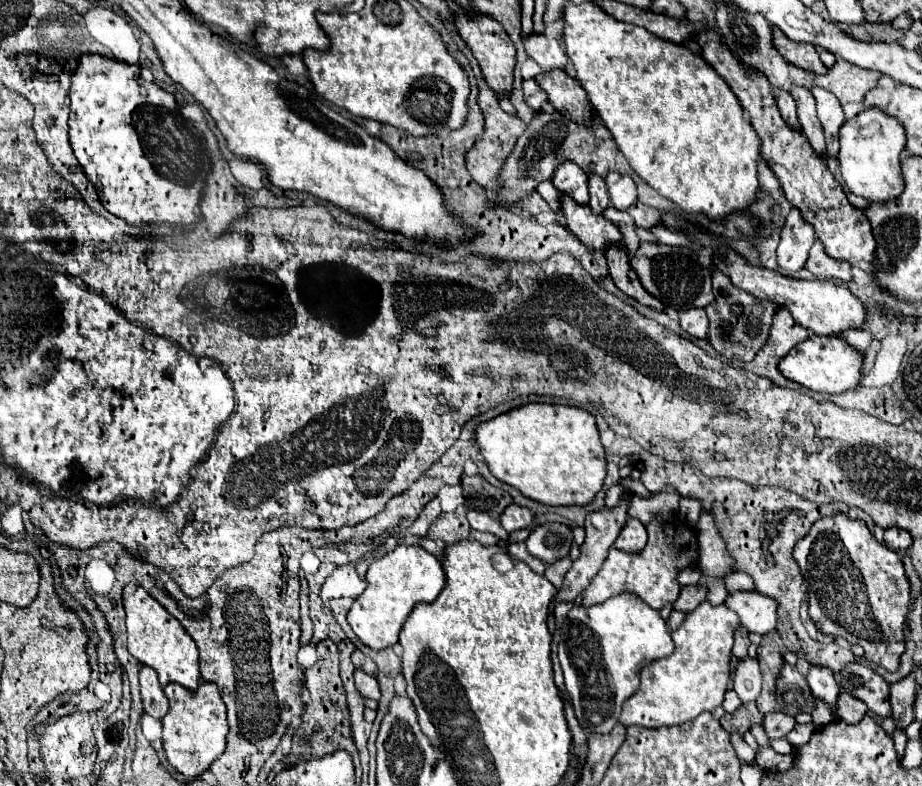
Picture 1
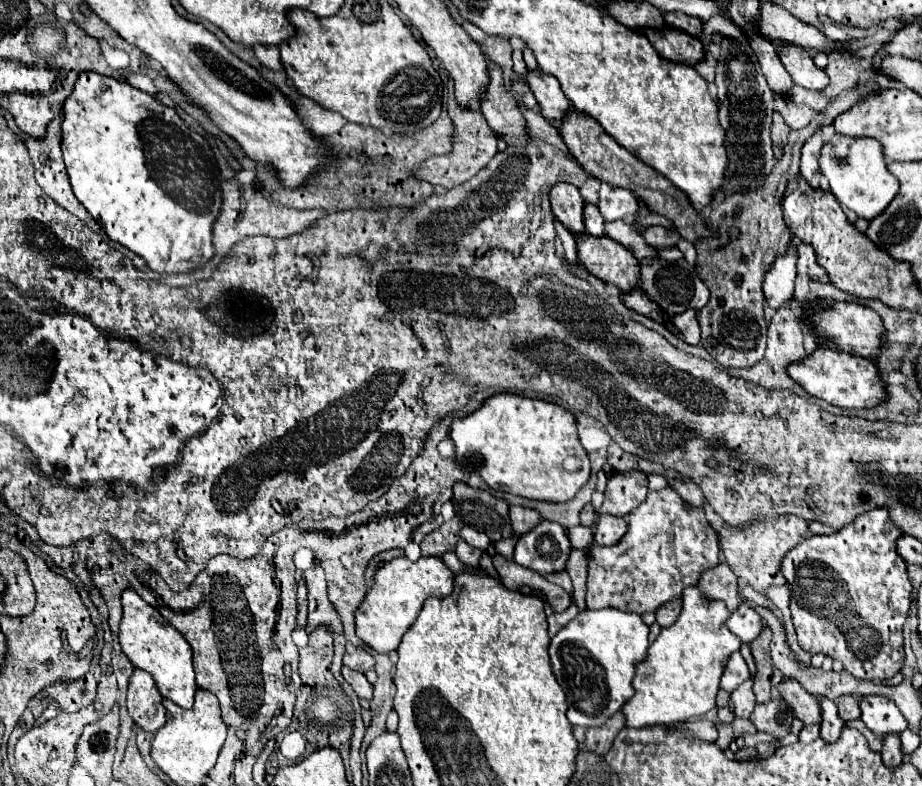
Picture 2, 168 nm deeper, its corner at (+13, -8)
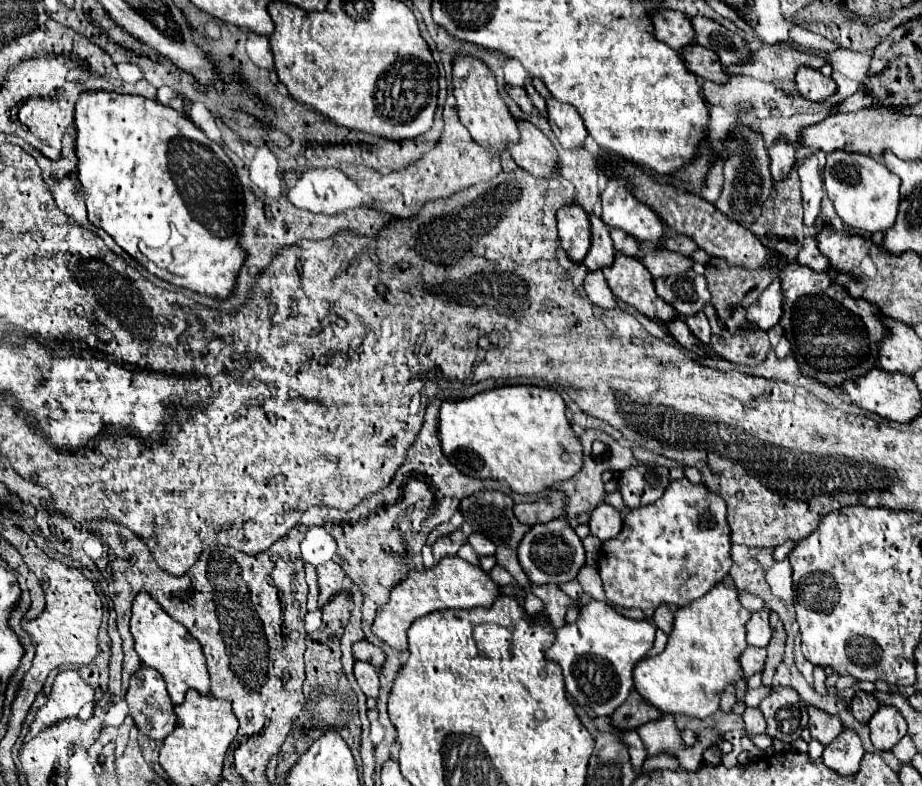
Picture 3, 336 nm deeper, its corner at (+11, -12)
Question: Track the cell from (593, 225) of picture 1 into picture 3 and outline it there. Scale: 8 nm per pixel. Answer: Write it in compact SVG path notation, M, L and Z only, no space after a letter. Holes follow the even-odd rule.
M617 252L611 268L603 268L603 274L613 294L647 318L669 322L677 316L677 312L655 294L653 276L637 258Z

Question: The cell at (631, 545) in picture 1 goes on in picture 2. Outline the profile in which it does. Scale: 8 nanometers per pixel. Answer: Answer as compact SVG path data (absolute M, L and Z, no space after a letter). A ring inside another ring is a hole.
M601 516L595 522L595 542L601 544L601 546L613 546L613 544L617 544L625 532L627 532L625 518Z

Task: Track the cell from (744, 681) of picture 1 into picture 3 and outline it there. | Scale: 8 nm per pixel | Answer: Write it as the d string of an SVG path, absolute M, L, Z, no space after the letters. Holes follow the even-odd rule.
M747 706L743 712L743 722L749 734L763 734L765 732L765 720L763 714L759 712L759 708L751 708Z

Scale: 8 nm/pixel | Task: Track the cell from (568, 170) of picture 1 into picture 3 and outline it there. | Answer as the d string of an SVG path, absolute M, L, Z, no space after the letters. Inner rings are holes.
M567 204L557 212L559 246L573 262L581 262L591 246L591 224L587 212L579 204Z

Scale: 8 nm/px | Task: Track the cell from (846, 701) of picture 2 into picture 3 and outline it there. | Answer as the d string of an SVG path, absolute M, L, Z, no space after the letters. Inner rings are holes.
M863 690L855 692L853 700L849 702L849 710L851 710L851 714L853 714L859 722L863 722L863 724L869 722L869 718L875 714L877 708L879 708L879 704L877 704L877 700L873 698L873 694L863 692Z

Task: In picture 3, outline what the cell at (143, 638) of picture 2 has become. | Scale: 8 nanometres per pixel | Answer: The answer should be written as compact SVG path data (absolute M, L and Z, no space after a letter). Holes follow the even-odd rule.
M141 590L133 600L129 630L135 640L135 652L145 666L157 670L163 676L173 704L181 704L187 690L197 690L203 696L209 694L209 674L201 644L187 632L185 626L175 622L145 590Z

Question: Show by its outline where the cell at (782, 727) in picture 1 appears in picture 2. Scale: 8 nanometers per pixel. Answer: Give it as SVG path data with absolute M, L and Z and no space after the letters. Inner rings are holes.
M771 698L765 704L757 704L751 716L751 722L757 726L759 732L767 732L775 738L783 738L789 734L791 722L795 714L781 698Z

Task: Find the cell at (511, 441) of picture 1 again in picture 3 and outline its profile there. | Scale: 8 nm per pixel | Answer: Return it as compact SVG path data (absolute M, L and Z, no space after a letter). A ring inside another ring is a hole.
M503 386L461 402L443 402L439 412L441 448L465 476L503 480L517 494L537 494L569 480L583 468L583 446L565 410L559 392L537 386Z

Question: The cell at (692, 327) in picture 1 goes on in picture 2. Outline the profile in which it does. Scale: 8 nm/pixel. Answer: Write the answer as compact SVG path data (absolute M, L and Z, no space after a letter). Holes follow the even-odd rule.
M685 310L683 314L677 314L673 318L673 324L679 328L683 340L691 346L697 346L701 336L699 336L699 324L697 324L697 312L695 310Z

